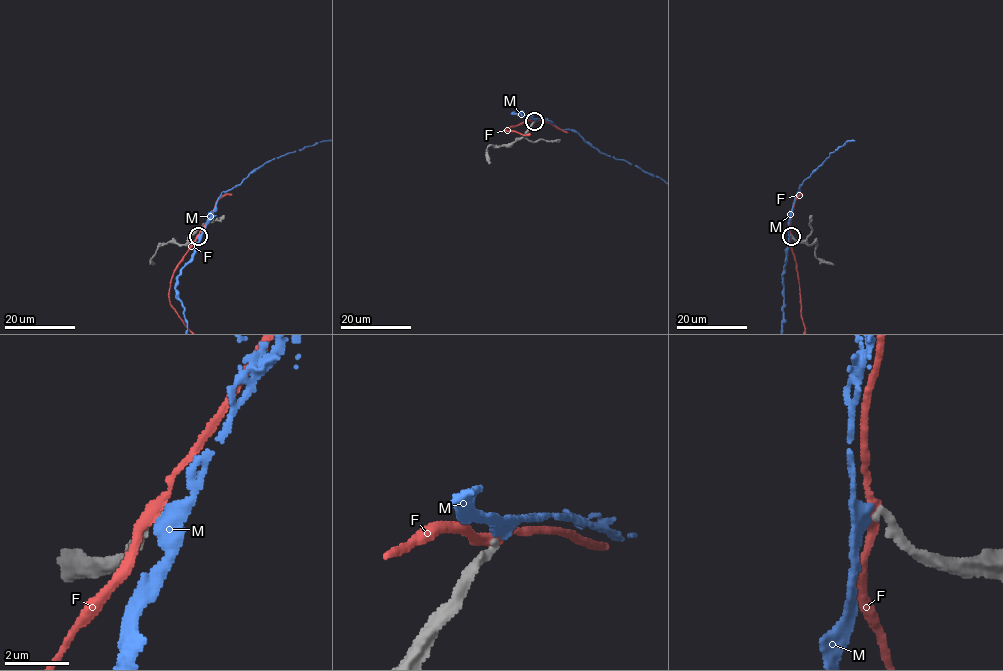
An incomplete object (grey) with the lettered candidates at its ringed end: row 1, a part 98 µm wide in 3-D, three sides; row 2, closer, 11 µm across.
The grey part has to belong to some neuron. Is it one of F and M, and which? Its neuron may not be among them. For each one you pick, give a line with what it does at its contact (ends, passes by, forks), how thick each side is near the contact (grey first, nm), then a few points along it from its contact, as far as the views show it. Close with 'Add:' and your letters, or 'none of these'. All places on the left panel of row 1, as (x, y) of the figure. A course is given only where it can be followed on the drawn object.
M: it passes by | 260/400 nm
Add: M

